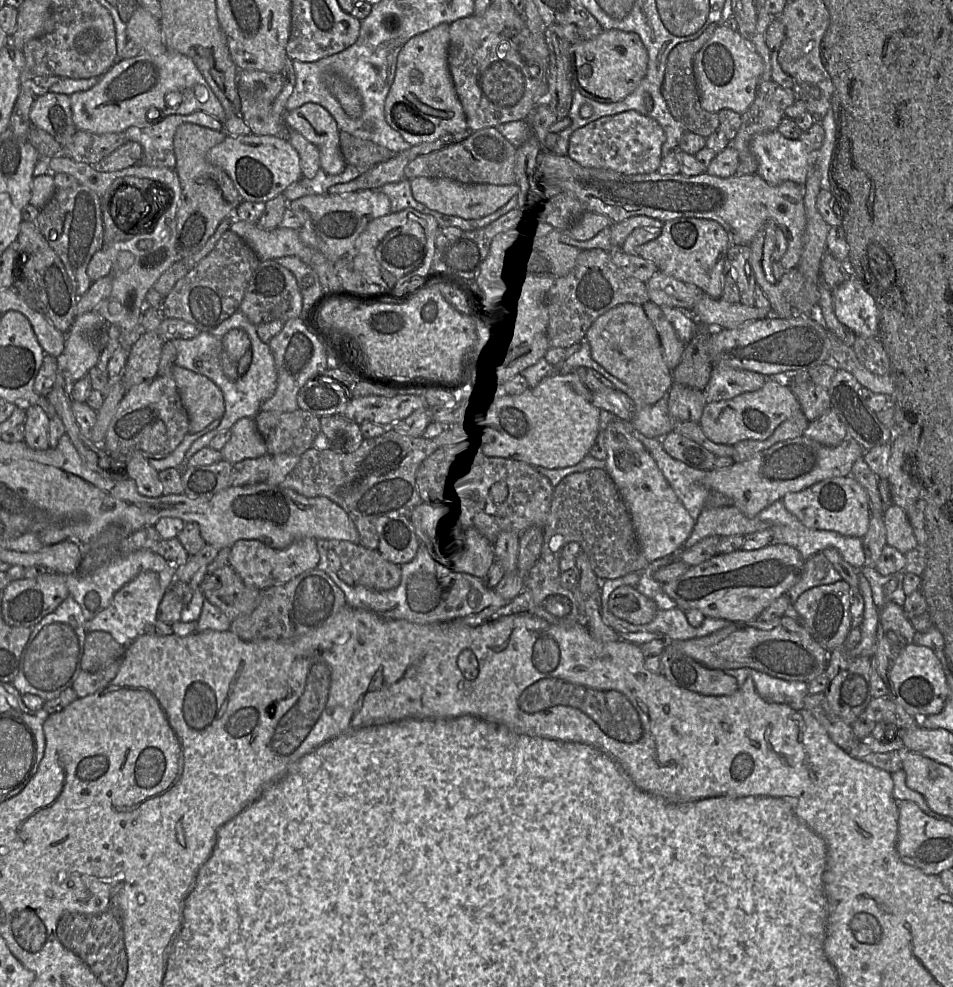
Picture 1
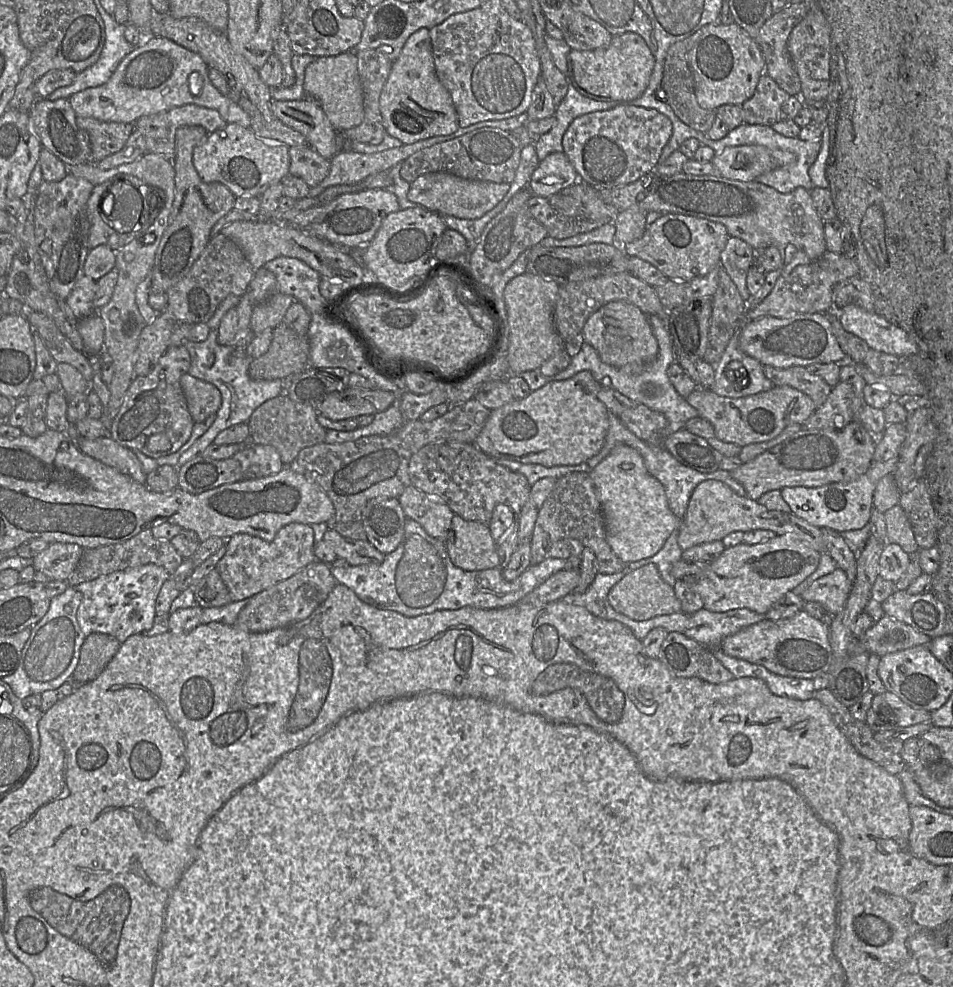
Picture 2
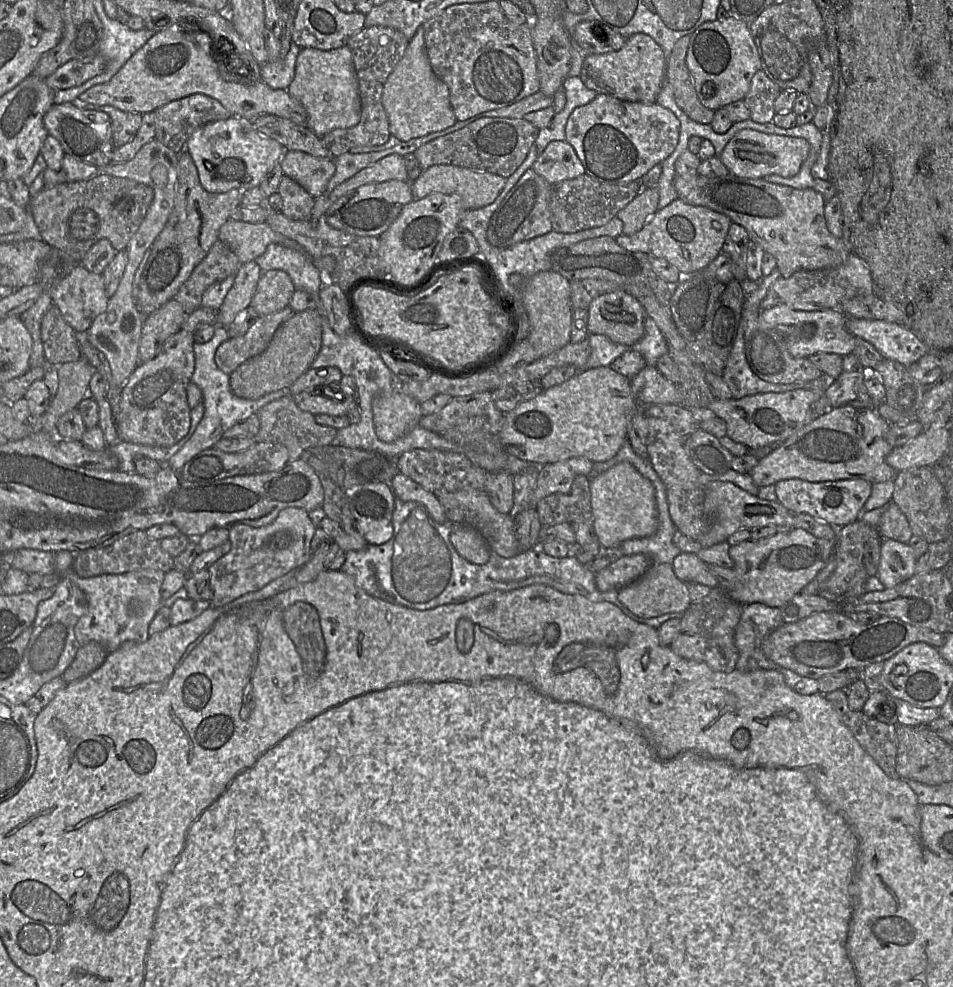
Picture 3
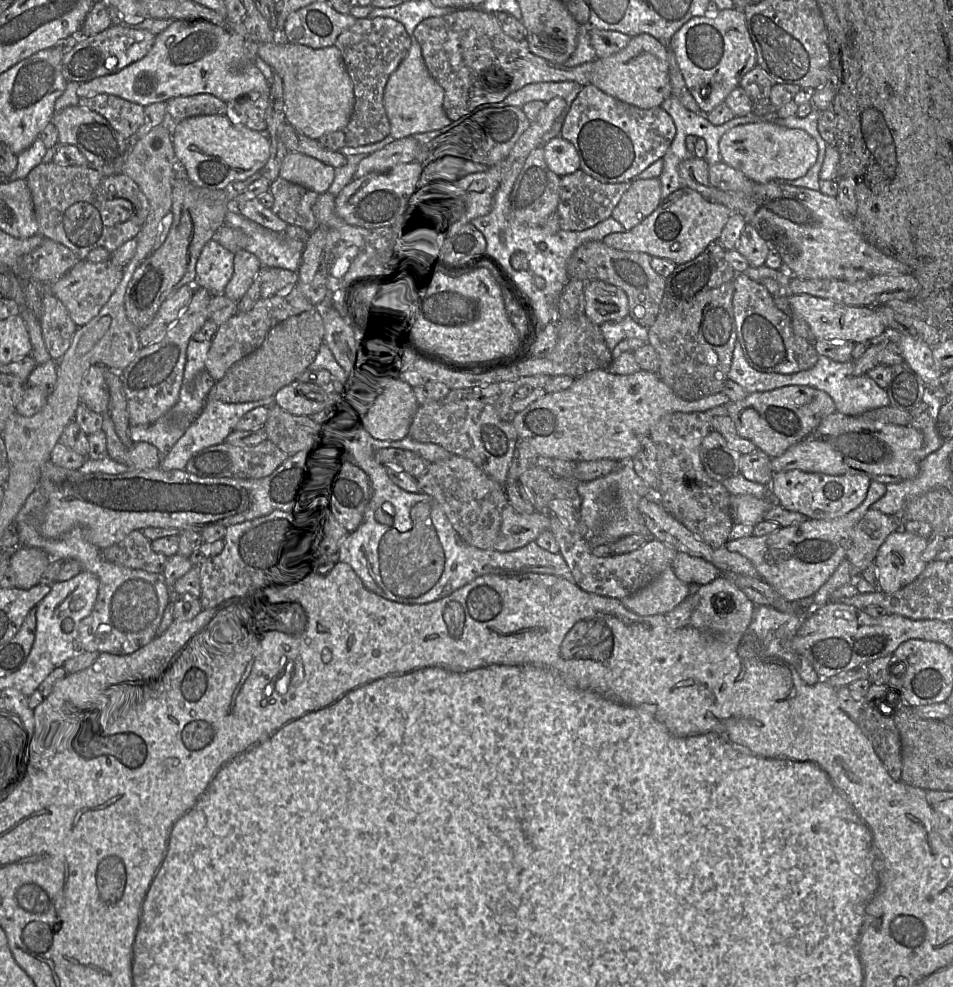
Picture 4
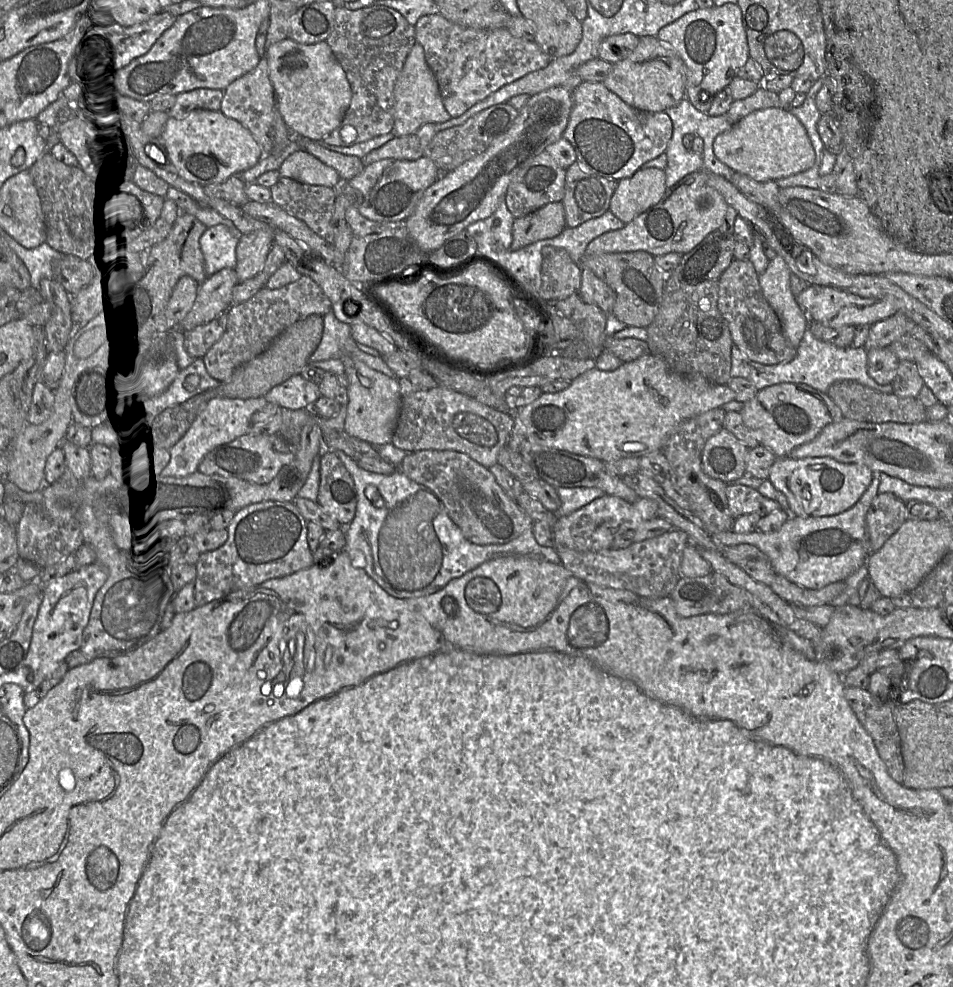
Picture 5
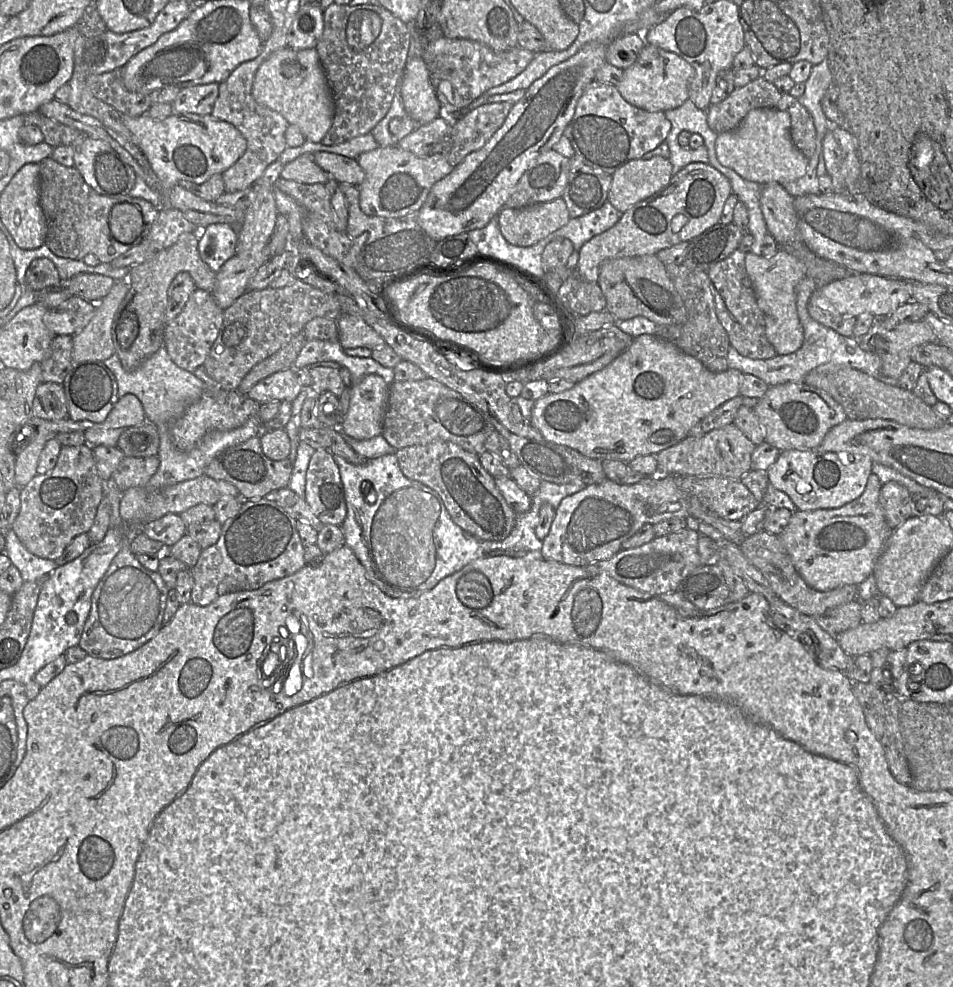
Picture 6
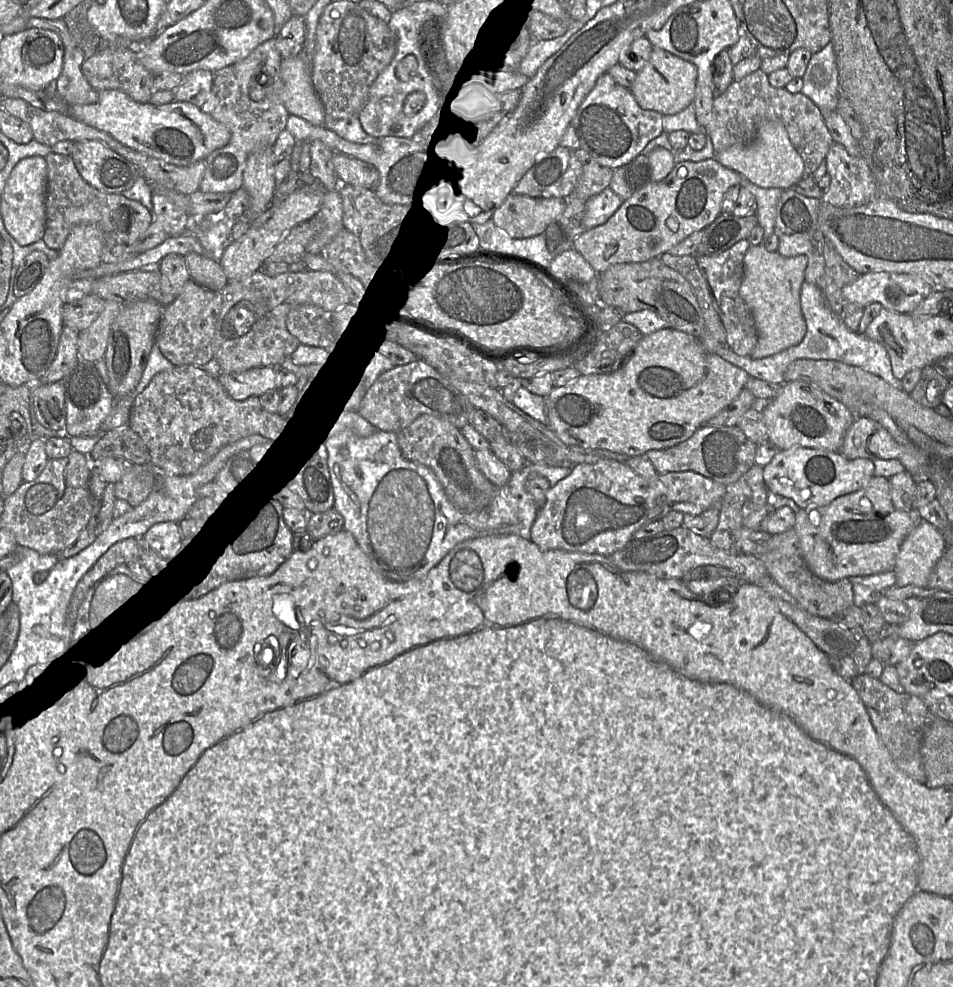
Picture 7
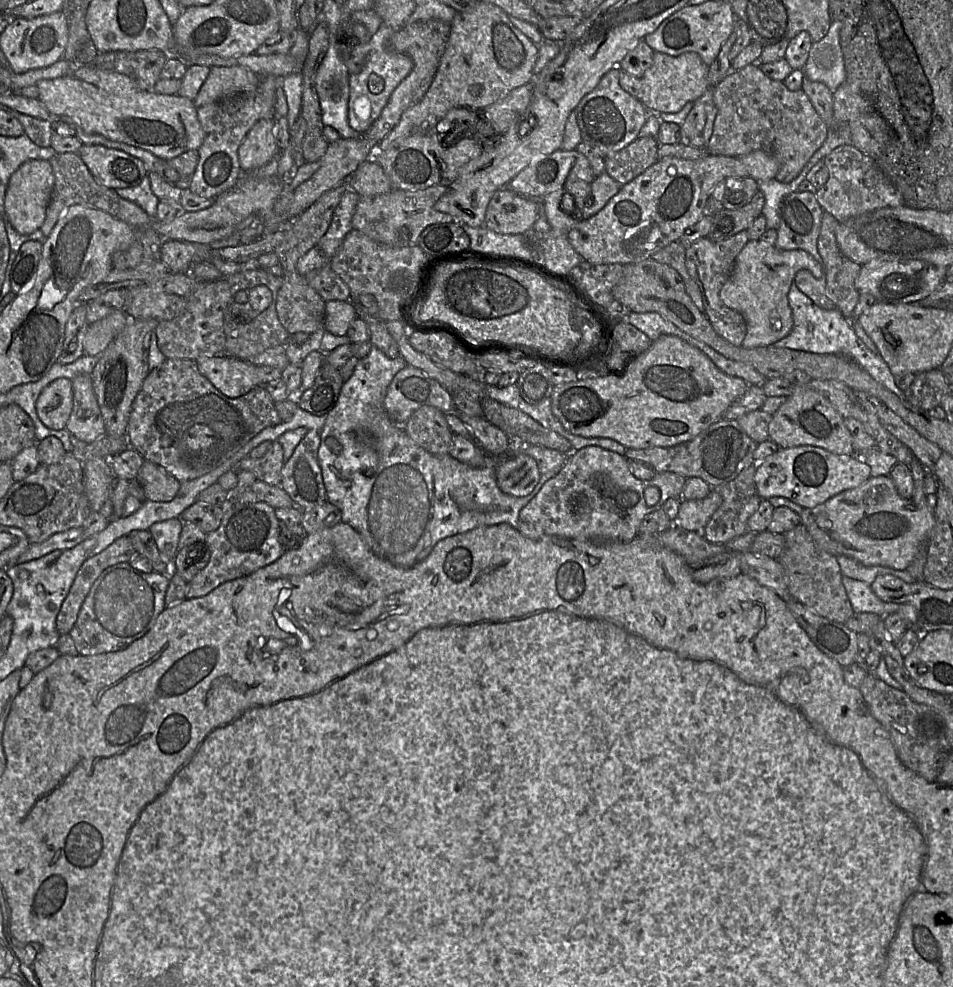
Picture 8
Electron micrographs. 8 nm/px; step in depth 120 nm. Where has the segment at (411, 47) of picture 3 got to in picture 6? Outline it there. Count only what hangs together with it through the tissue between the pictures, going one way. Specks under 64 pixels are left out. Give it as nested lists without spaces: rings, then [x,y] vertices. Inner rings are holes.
[[[422,56],[408,58],[401,96],[407,114],[419,125],[428,124],[440,116],[441,105]]]

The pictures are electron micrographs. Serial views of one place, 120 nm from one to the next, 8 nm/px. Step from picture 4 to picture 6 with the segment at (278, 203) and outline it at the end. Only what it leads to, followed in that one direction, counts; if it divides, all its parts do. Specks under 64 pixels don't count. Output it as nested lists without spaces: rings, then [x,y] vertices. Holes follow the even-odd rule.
[[[279,178],[273,187],[281,190],[303,207],[304,217],[302,220],[302,228],[305,239],[326,255],[356,270],[357,257],[368,238],[368,233],[363,232],[358,237],[352,238],[347,232],[340,232],[336,229],[333,221],[333,209],[331,207],[330,196],[325,188],[325,184],[305,184]]]

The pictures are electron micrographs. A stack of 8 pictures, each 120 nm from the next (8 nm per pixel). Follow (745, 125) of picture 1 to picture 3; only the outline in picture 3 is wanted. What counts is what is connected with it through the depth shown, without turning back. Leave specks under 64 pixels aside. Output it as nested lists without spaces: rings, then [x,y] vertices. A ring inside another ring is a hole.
[[[758,70],[750,84],[750,89],[743,99],[750,110],[750,119],[757,123],[771,122],[776,114],[775,100],[782,89],[766,73]]]

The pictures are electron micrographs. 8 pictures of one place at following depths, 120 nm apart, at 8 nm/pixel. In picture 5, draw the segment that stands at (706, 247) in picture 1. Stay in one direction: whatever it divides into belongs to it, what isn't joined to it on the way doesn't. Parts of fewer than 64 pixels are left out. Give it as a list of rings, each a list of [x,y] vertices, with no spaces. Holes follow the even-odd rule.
[[[703,170],[696,171],[667,188],[659,203],[623,228],[606,232],[592,240],[585,249],[585,256],[635,251],[646,251],[654,257],[670,252],[684,255],[708,234],[720,228],[727,209],[728,205],[722,195],[707,185],[706,173]]]

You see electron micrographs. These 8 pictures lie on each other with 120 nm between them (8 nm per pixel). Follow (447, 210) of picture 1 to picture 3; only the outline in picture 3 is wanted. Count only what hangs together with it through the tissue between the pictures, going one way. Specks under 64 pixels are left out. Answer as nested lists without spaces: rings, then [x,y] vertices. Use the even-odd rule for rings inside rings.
[[[433,165],[423,170],[412,182],[414,199],[422,199],[432,193],[457,195],[464,210],[474,210],[491,204],[505,186],[506,178],[489,172],[479,172],[454,165]]]

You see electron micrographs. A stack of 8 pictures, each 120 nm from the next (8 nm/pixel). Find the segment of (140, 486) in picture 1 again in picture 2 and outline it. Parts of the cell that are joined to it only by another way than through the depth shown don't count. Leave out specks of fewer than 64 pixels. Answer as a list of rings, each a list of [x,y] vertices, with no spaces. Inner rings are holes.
[[[108,434],[95,438],[77,438],[77,447],[86,455],[130,476],[138,483],[146,484],[146,473],[134,451],[114,441]]]

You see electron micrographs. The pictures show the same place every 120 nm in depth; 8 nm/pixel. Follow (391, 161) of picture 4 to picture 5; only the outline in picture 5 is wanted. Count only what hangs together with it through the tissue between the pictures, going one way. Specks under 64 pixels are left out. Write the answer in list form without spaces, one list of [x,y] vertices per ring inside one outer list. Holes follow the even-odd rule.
[[[427,123],[411,134],[394,136],[391,141],[371,151],[361,159],[364,167],[383,159],[412,161],[421,158],[437,133],[435,125],[434,123]]]

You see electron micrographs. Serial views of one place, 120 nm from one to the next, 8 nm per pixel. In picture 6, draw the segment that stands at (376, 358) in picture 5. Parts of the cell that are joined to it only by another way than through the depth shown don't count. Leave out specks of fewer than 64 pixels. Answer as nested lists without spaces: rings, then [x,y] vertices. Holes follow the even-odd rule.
[[[314,339],[307,341],[303,346],[294,363],[294,369],[303,367],[312,368],[318,366],[328,366],[332,368],[337,368],[339,370],[341,370],[342,368],[346,368],[351,373],[352,384],[358,383],[363,377],[369,374],[380,375],[388,384],[394,382],[394,369],[386,367],[378,361],[376,361],[372,357],[372,353],[373,350],[367,347],[344,349],[339,341],[326,341]]]

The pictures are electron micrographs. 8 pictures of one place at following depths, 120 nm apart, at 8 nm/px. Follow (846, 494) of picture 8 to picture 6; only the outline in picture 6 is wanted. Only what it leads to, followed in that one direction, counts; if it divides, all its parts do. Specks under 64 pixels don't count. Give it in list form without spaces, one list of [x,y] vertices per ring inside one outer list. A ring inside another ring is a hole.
[[[877,475],[869,476],[862,495],[840,508],[820,509],[810,512],[796,510],[779,535],[791,561],[808,586],[817,591],[828,591],[845,584],[859,585],[873,573],[892,531],[885,519],[879,497],[882,484]]]

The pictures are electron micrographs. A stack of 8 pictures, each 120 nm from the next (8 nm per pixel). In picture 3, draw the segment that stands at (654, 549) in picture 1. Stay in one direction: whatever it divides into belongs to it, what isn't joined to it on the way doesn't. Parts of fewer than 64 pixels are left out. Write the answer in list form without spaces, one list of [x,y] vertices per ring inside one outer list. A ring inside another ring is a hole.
[[[627,462],[619,463],[590,481],[592,528],[603,548],[617,547],[622,542],[645,538],[658,529],[658,512],[653,483]]]

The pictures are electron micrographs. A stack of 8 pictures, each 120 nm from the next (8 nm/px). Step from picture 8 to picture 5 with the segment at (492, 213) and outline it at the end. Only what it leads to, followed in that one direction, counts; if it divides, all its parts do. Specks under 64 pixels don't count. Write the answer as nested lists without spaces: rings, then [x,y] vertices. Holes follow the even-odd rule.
[[[552,202],[520,218],[512,227],[511,250],[517,251],[537,241],[553,238],[566,228],[562,202]]]

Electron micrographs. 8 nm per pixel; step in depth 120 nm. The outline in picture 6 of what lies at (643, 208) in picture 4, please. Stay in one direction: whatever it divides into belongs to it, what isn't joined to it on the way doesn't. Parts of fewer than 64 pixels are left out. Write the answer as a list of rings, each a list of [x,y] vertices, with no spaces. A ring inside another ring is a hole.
[[[654,156],[627,162],[612,175],[608,201],[621,213],[668,186],[672,164],[668,158]]]

